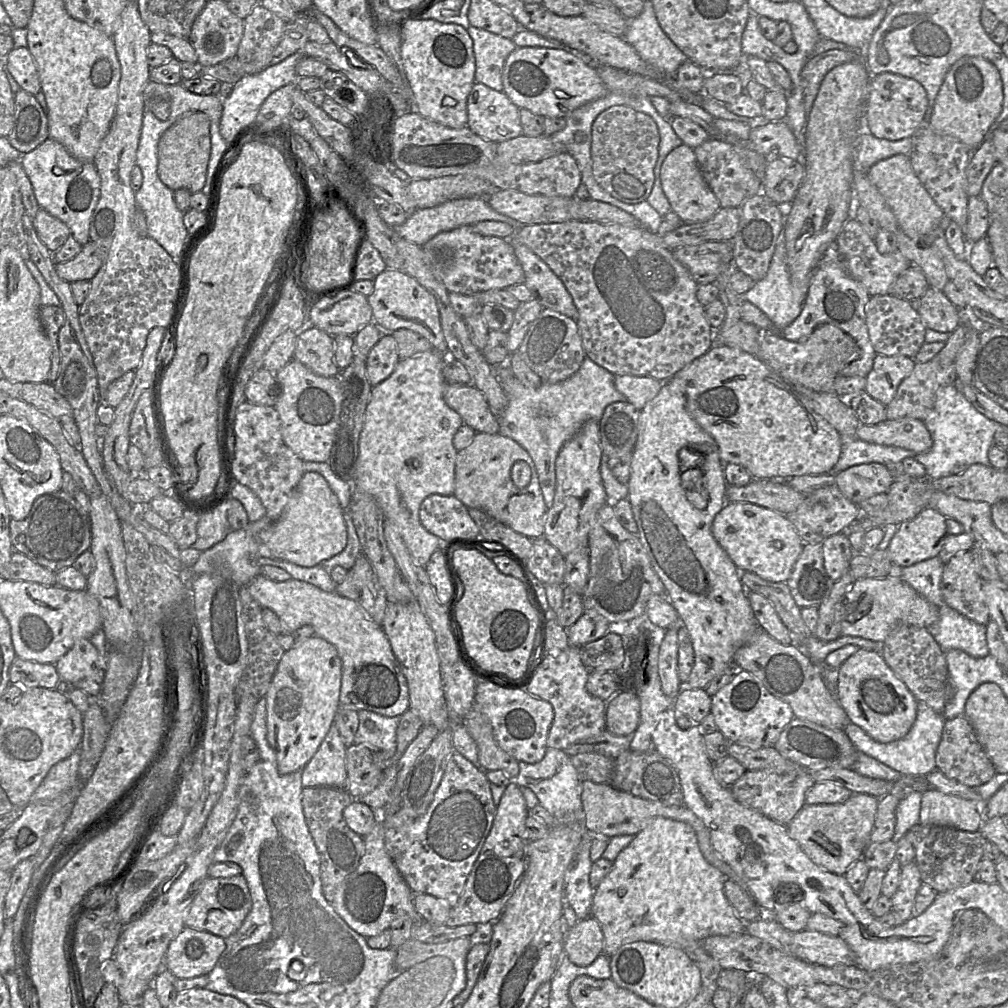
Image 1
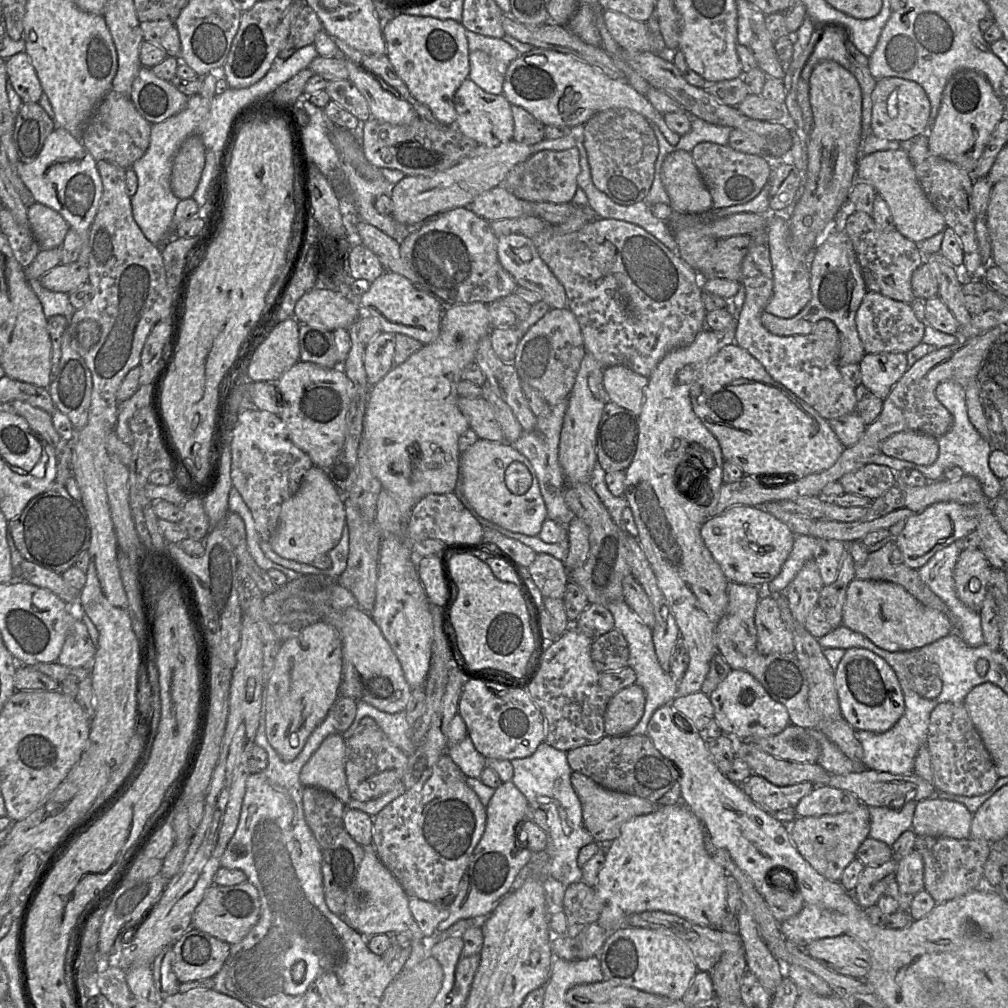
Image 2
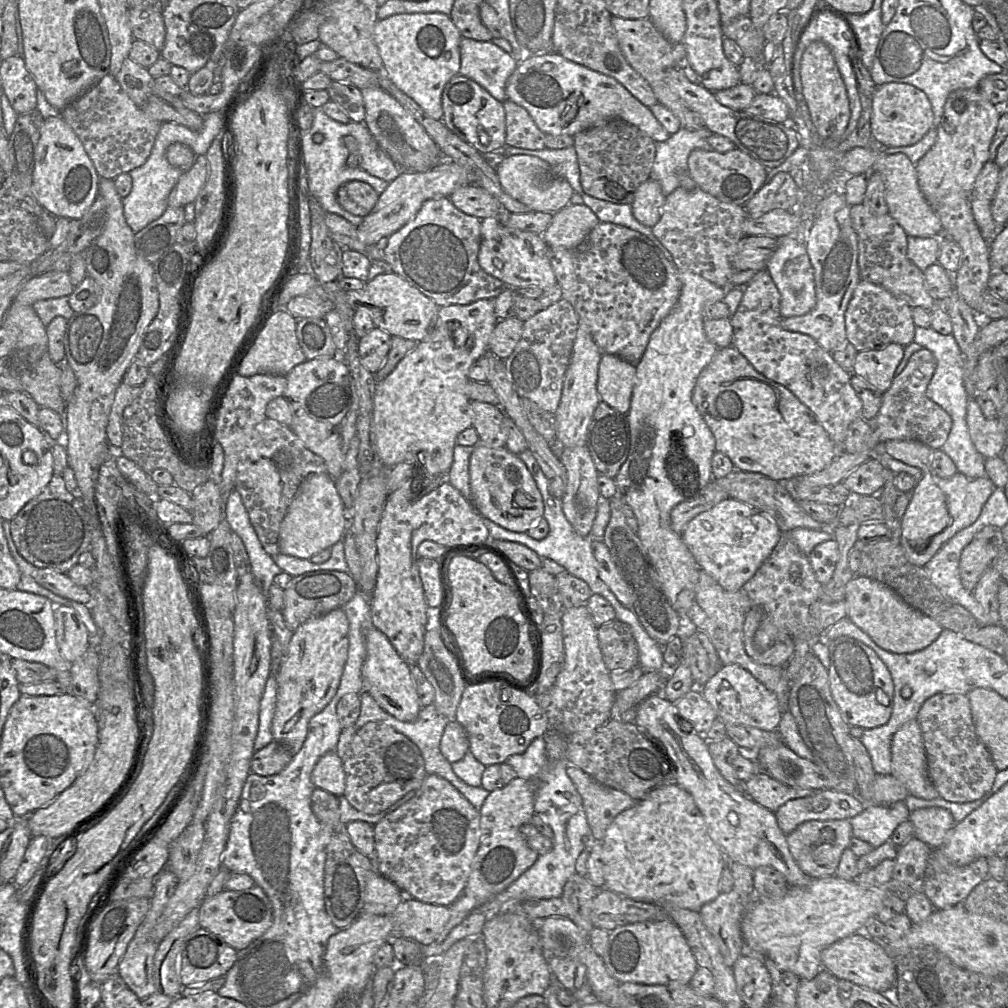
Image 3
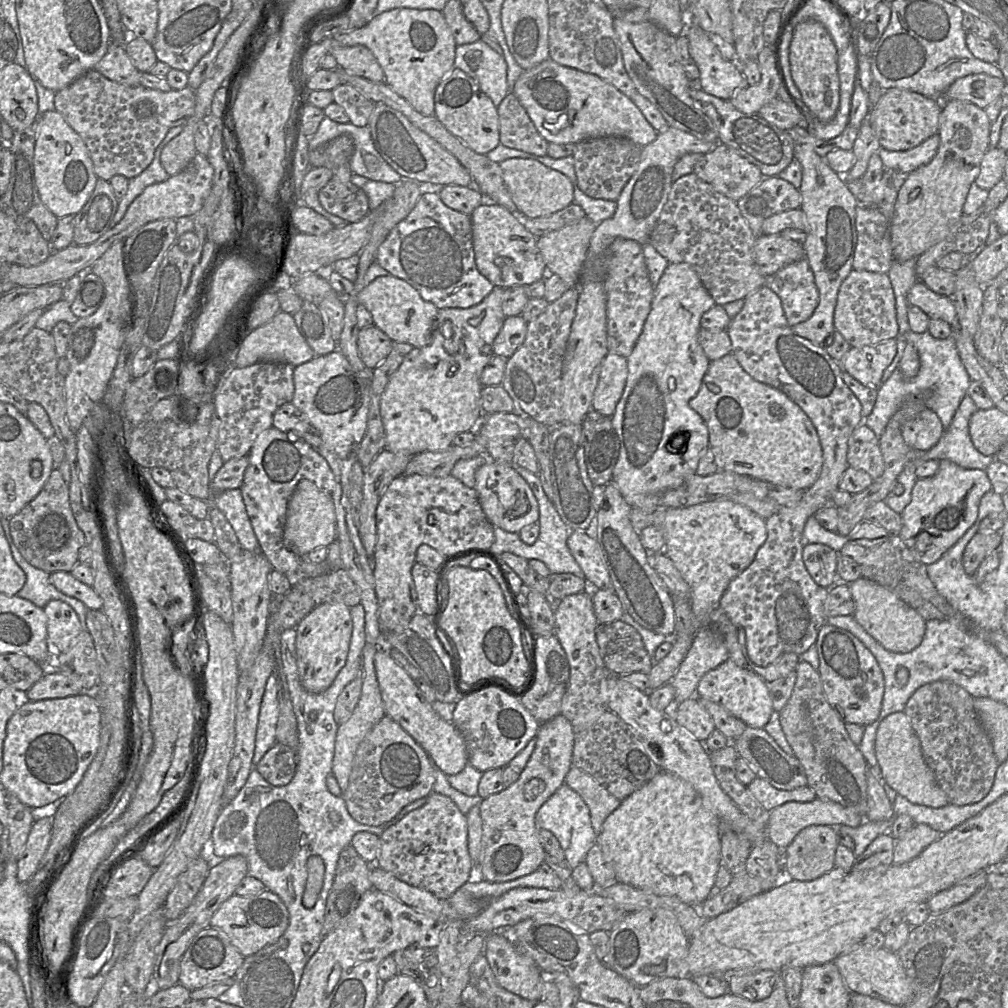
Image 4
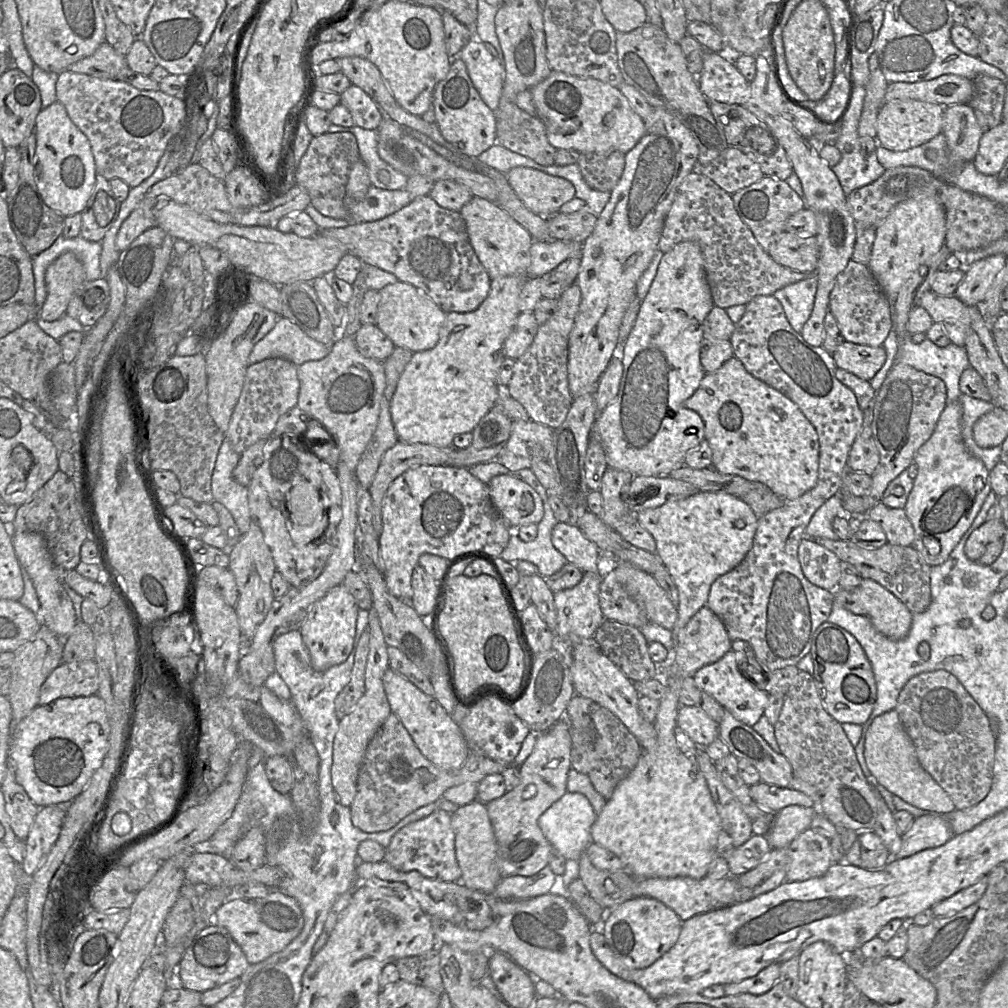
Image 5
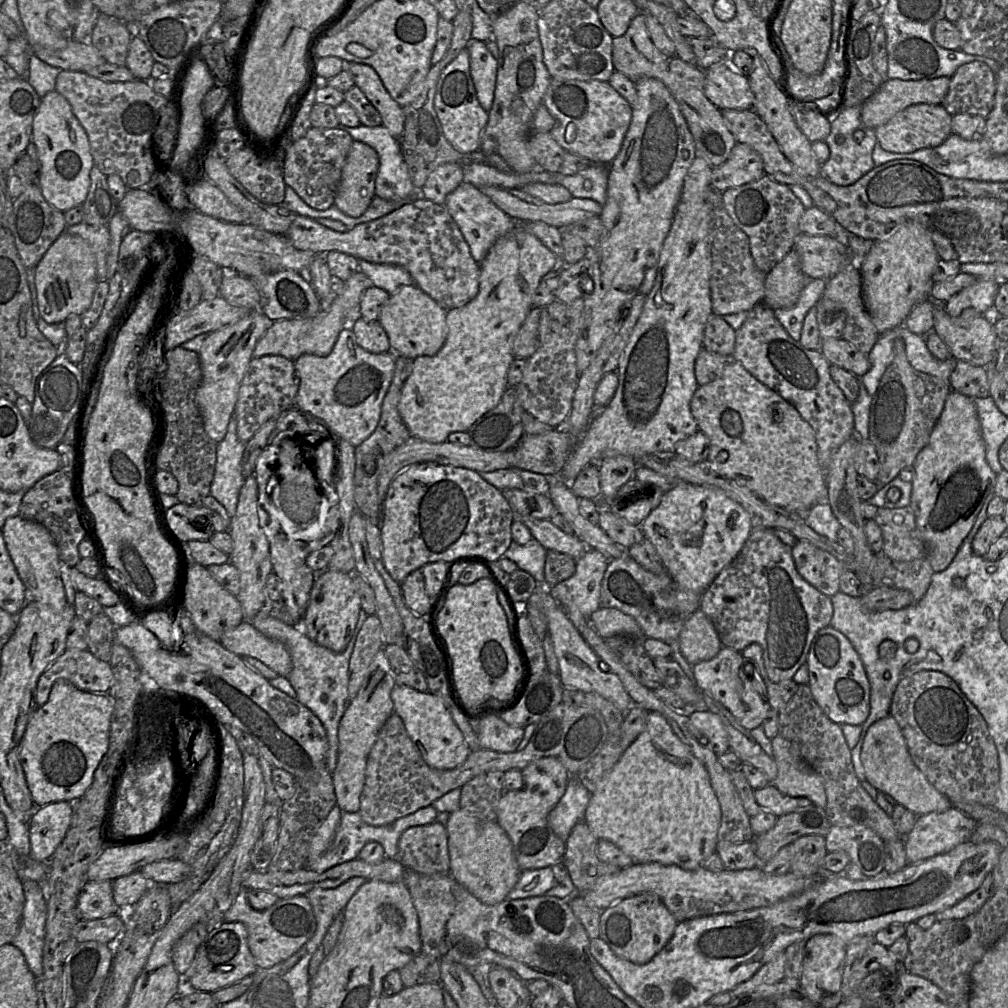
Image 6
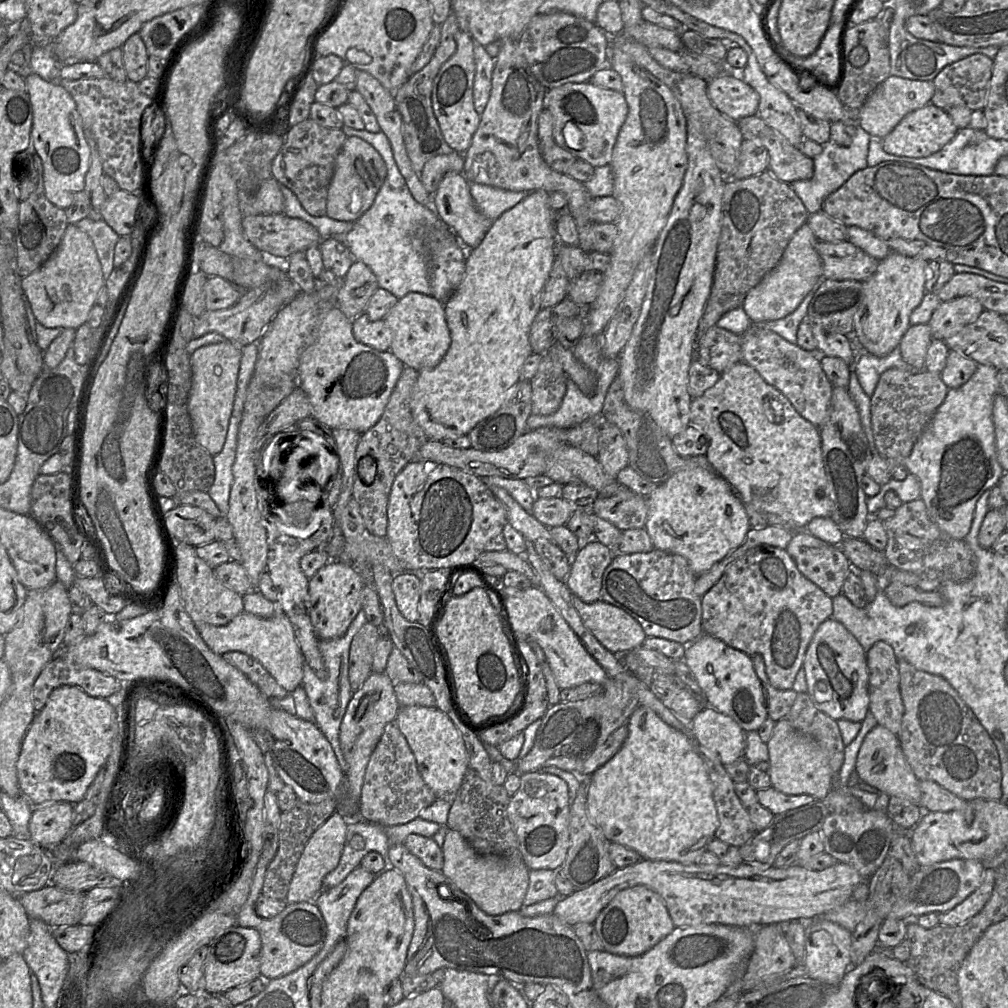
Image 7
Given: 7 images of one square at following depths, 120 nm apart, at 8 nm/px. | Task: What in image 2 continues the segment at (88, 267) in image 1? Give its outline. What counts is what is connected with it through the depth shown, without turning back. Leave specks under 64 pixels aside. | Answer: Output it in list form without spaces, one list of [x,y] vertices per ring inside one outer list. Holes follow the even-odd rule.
[[[74,262],[68,265],[59,264],[45,273],[40,279],[40,284],[54,292],[69,294],[81,284],[88,282],[89,273],[87,265]]]

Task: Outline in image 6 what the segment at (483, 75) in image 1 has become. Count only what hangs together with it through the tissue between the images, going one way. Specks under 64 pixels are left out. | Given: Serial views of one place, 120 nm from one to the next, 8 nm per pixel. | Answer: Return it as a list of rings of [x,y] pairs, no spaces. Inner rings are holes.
[[[472,38],[467,50],[470,60],[470,75],[478,101],[482,108],[489,113],[494,100],[498,61],[482,41]]]

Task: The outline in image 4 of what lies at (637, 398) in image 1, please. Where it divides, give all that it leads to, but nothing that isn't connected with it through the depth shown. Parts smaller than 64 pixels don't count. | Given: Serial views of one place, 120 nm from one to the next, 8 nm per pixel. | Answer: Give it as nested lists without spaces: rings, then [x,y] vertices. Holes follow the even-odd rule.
[[[608,353],[602,361],[591,409],[611,417],[623,394],[627,376],[627,358],[615,353]]]

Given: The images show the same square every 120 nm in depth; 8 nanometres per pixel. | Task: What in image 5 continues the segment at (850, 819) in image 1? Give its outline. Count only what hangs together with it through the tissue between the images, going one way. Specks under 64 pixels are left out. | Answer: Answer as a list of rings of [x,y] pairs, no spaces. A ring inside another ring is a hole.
[[[810,828],[791,842],[788,855],[787,881],[821,877],[833,864],[830,840]]]

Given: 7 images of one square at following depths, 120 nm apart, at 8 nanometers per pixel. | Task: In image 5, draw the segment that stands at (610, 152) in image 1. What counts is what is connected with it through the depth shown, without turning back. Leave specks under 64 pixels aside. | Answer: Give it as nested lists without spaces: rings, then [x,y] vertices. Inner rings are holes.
[[[620,151],[580,153],[577,164],[589,187],[611,192],[622,176],[625,154]]]

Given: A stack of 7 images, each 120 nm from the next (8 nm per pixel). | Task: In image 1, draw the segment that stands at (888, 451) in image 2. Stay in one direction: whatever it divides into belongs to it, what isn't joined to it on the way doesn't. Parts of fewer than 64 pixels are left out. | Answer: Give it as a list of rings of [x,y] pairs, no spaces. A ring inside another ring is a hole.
[[[908,417],[885,420],[876,425],[861,424],[856,437],[868,443],[895,446],[916,453],[929,451],[933,444],[924,422]]]

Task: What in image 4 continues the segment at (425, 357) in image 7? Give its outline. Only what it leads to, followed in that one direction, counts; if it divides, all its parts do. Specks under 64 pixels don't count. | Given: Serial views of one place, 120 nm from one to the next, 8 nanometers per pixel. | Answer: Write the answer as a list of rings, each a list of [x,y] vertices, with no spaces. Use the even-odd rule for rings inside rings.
[[[392,275],[377,277],[361,291],[357,291],[355,298],[358,304],[365,306],[371,313],[374,326],[383,331],[393,343],[407,343],[414,348],[421,348],[430,342],[439,309],[431,302],[423,300],[419,292],[405,280]]]

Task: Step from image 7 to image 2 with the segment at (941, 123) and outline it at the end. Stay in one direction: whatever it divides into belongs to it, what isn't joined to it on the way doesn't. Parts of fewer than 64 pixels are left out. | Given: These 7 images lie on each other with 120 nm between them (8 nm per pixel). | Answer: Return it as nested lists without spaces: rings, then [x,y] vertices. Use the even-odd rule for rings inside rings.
[[[898,77],[876,80],[872,92],[872,116],[870,133],[880,139],[905,142],[925,134],[931,112],[930,100],[918,83]]]

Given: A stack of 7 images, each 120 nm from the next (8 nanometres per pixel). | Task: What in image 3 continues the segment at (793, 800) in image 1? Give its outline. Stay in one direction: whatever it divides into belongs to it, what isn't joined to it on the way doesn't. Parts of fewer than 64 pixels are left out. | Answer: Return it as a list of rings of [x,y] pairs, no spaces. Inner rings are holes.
[[[757,771],[748,781],[743,783],[743,792],[772,812],[776,812],[789,800],[812,795],[815,790],[821,789],[789,786],[775,780],[764,771]]]

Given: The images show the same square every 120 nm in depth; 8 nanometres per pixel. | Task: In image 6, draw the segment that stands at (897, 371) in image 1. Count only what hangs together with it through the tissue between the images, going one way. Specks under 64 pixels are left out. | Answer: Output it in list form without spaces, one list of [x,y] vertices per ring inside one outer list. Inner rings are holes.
[[[844,338],[822,339],[819,350],[831,365],[842,367],[858,378],[871,367],[868,354],[859,351]]]

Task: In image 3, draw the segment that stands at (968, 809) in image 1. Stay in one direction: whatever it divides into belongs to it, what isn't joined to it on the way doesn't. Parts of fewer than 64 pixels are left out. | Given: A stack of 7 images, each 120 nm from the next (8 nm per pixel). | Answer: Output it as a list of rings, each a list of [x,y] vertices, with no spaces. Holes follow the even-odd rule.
[[[941,807],[914,810],[910,813],[909,821],[913,826],[914,836],[932,849],[939,848],[957,824],[951,812]]]

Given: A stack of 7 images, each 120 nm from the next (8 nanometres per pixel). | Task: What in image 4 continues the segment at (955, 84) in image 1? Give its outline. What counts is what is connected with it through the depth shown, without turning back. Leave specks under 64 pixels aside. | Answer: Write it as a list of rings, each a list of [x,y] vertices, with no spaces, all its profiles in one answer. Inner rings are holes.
[[[947,100],[942,105],[938,135],[940,143],[935,157],[927,165],[921,166],[905,176],[898,189],[894,212],[890,219],[890,241],[895,262],[918,258],[929,248],[945,239],[963,216],[963,207],[971,185],[980,172],[981,162],[990,148],[989,120],[984,109],[961,101]]]

